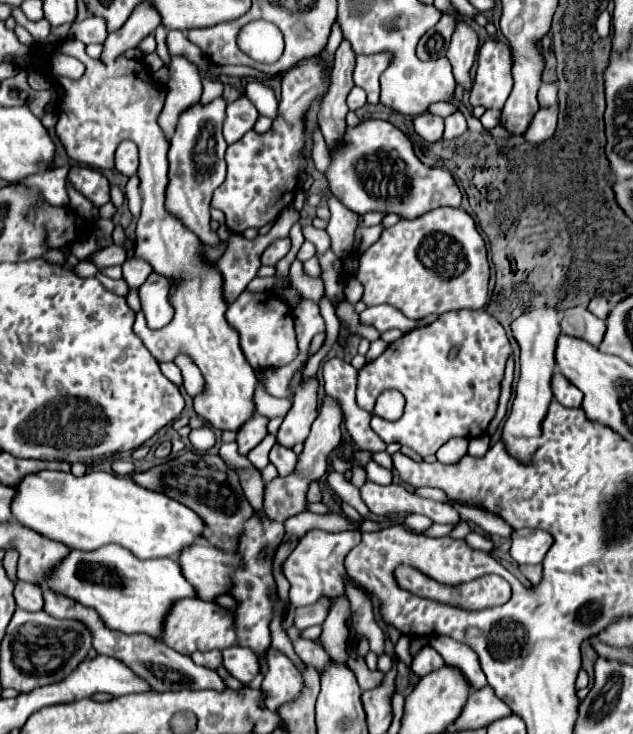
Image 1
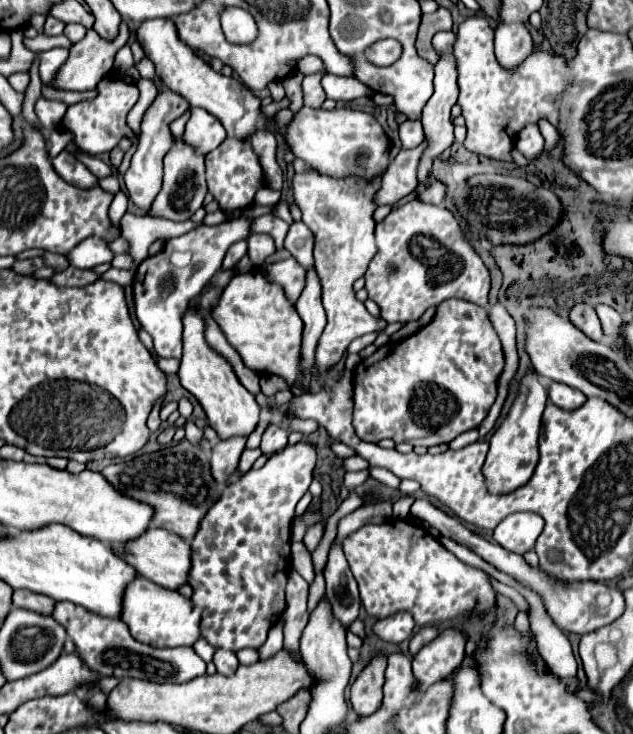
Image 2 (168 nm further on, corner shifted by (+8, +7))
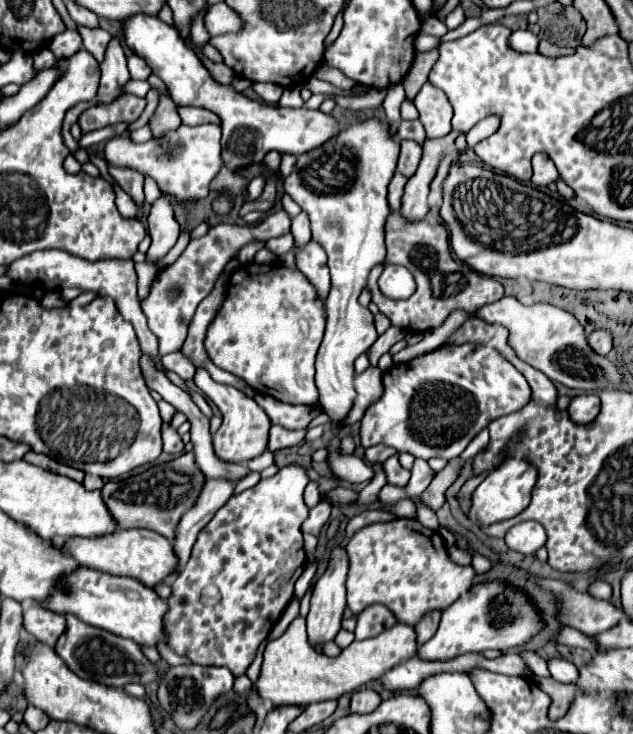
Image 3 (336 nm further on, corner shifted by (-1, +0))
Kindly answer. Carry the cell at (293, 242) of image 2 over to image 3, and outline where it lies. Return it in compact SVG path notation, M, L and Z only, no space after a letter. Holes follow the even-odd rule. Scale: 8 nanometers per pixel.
M301 211L295 219L293 219L293 225L291 225L291 233L295 237L295 245L297 247L303 247L309 237L311 237L311 229L309 229L309 217L305 211Z

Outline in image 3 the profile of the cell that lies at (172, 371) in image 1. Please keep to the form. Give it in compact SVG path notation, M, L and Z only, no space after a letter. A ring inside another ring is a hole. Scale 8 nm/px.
M179 351L165 355L165 357L161 359L161 363L163 363L167 369L175 371L183 381L193 381L193 377L195 377L195 367L191 367L191 363L189 363Z

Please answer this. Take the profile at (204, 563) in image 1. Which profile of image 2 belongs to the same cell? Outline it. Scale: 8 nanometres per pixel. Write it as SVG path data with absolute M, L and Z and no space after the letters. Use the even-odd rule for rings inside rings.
M150 528L144 532L144 536L126 542L122 548L128 548L128 562L148 580L164 586L164 588L180 588L188 584L188 572L192 568L192 558L190 558L190 544L182 538L176 536L174 532L168 532L164 528Z

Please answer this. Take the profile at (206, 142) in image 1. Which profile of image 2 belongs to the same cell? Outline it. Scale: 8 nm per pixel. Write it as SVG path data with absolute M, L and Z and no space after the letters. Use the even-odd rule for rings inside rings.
M172 144L168 154L164 156L164 182L156 200L150 206L148 216L166 218L166 220L188 220L198 208L204 204L206 196L206 164L204 156L196 152L196 148L188 148L188 144Z

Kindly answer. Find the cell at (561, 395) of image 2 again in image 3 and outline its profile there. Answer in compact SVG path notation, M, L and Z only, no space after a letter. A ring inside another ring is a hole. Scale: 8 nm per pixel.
M589 393L589 395L577 395L571 399L569 403L569 417L579 423L579 425L587 425L591 423L597 415L599 415L599 409L601 409L601 401L595 393Z

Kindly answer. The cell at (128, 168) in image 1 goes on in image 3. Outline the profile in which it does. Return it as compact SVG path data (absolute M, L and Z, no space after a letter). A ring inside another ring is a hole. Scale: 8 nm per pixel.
M109 167L109 175L119 183L119 187L137 203L137 219L143 219L143 177L137 171L131 169L119 169L119 167Z

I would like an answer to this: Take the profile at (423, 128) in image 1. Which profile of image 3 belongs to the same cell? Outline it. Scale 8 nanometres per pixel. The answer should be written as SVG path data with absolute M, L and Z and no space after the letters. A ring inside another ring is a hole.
M401 141L401 155L397 163L397 171L407 179L417 171L421 161L421 147L415 141Z

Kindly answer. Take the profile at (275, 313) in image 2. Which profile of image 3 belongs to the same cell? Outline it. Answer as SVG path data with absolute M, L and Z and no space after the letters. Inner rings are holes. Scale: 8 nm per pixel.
M249 263L239 267L229 281L227 297L209 323L205 337L205 351L209 359L249 383L259 393L271 395L277 401L289 405L317 405L317 387L315 387L315 355L325 331L325 301L317 295L317 289L309 279L291 267L279 265L259 265Z

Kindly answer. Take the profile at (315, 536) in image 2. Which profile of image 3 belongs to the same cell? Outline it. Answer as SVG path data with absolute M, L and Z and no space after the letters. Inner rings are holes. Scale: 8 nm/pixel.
M317 503L311 511L309 511L309 517L307 521L302 524L301 530L303 533L311 533L315 537L319 537L323 525L329 521L331 515L331 505L329 503Z

